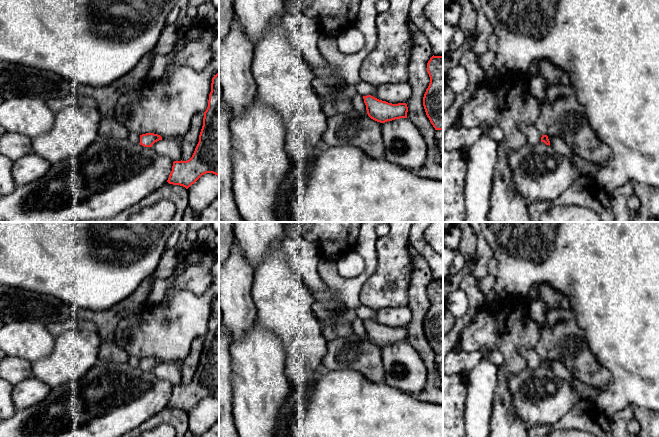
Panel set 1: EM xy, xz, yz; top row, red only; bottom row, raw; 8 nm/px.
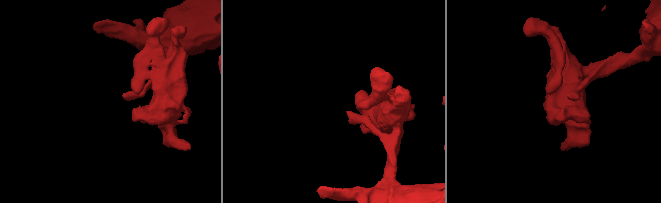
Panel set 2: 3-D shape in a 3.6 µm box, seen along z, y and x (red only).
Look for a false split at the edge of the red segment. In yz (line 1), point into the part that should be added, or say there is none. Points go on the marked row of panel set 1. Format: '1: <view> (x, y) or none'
1: none

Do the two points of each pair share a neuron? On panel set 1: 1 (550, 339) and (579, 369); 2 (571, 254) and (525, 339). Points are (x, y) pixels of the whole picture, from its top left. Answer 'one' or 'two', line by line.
1: one
2: two

